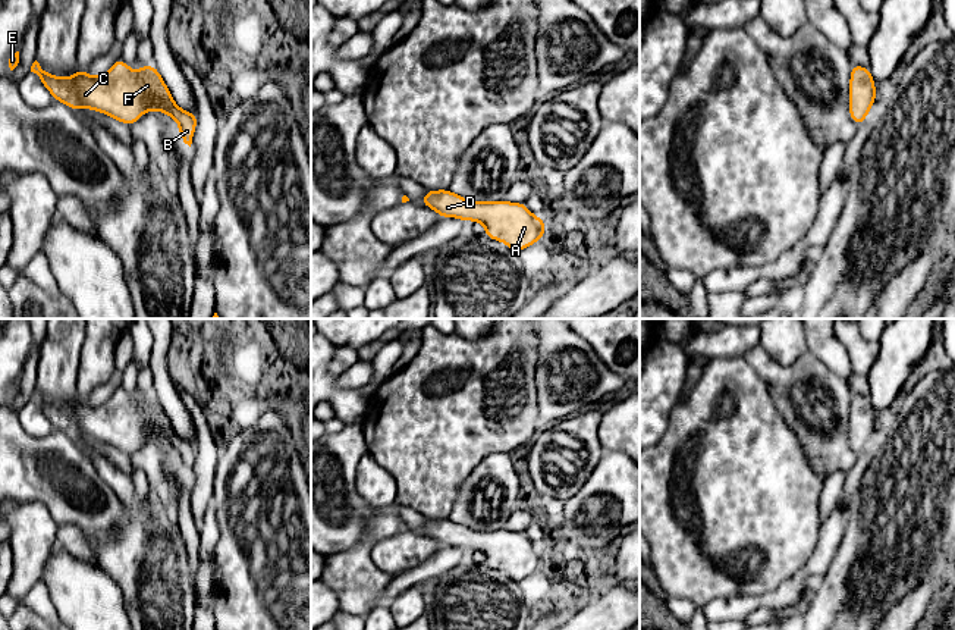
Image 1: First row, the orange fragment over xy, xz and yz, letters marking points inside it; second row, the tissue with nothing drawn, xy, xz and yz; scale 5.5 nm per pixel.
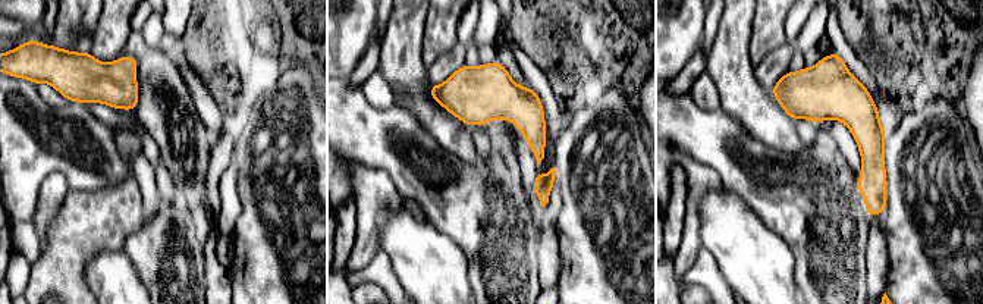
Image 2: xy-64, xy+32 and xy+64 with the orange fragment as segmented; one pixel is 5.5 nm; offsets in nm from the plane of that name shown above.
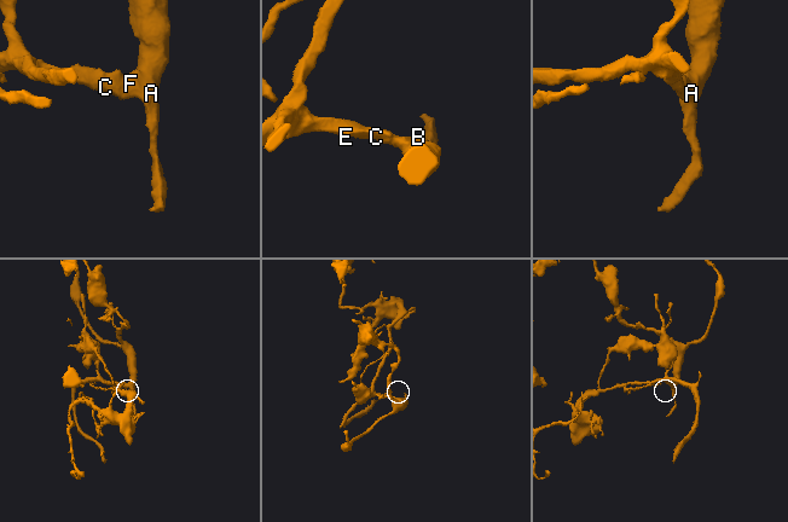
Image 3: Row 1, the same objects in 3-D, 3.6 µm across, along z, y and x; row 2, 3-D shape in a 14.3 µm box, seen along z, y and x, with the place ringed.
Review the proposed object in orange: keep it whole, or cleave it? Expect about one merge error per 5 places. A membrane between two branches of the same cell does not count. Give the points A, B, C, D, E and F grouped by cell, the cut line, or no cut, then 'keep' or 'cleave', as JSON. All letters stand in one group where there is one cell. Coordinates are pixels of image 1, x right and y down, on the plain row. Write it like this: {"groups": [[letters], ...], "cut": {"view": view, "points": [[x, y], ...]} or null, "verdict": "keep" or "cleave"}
{"groups": [["A", "B", "C", "D", "E", "F"]], "cut": null, "verdict": "keep"}

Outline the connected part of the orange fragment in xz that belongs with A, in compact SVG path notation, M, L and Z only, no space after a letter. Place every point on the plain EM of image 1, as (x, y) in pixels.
M428 518L420 532L439 542L440 546L456 546L484 554L484 564L505 571L519 582L543 568L546 552L533 543L525 532L511 530L472 530L449 518Z

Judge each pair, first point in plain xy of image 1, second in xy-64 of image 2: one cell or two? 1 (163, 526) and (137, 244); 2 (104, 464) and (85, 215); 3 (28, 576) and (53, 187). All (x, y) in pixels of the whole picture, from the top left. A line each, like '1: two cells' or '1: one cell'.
1: one cell
2: two cells
3: one cell

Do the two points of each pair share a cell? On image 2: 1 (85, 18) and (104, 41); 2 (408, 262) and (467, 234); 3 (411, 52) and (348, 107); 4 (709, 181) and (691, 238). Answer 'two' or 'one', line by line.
1: two
2: two
3: two
4: one

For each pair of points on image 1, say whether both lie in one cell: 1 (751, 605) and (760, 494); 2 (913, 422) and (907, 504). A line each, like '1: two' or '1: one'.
1: two
2: one

